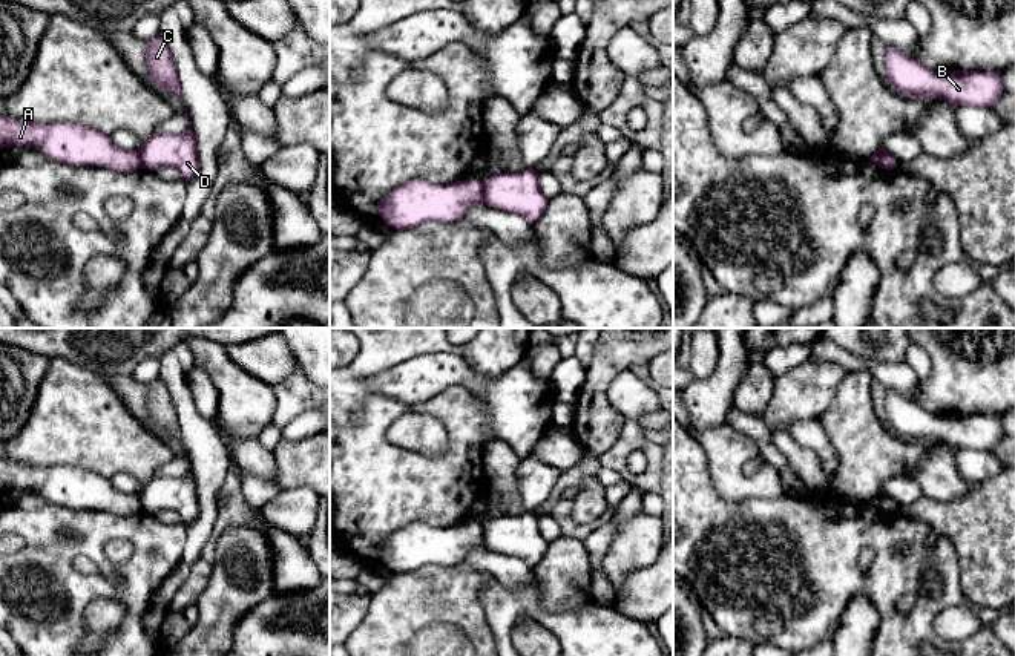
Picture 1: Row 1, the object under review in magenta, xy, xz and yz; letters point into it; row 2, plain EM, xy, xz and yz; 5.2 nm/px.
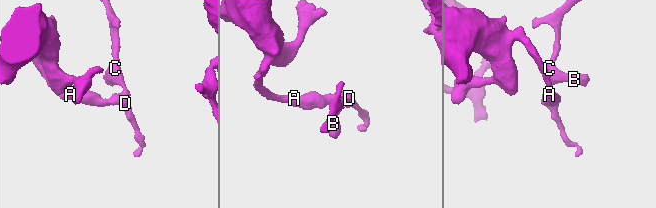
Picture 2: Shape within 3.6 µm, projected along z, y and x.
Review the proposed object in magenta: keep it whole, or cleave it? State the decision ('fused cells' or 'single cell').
fused cells

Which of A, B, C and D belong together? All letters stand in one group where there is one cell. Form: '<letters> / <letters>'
A / B C D

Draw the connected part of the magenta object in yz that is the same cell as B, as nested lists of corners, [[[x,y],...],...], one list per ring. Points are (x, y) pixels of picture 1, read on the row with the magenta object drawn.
[[[889,44],[885,60],[892,90],[905,98],[943,98],[955,106],[992,107],[1004,92],[1001,75],[994,72],[932,71]]]

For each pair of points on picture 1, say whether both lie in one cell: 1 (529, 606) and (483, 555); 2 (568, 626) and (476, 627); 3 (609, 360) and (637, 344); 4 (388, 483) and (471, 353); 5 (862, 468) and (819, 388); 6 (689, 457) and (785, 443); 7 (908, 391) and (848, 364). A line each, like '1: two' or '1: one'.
1: two
2: two
3: one
4: one
5: two
6: two
7: one

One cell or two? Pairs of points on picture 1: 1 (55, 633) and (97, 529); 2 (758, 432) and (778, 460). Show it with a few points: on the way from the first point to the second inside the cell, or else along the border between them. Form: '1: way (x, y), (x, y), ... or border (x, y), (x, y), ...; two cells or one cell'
1: way (74, 607), (74, 600), (97, 577), (97, 555); one cell
2: way (762, 439), (771, 454); one cell

